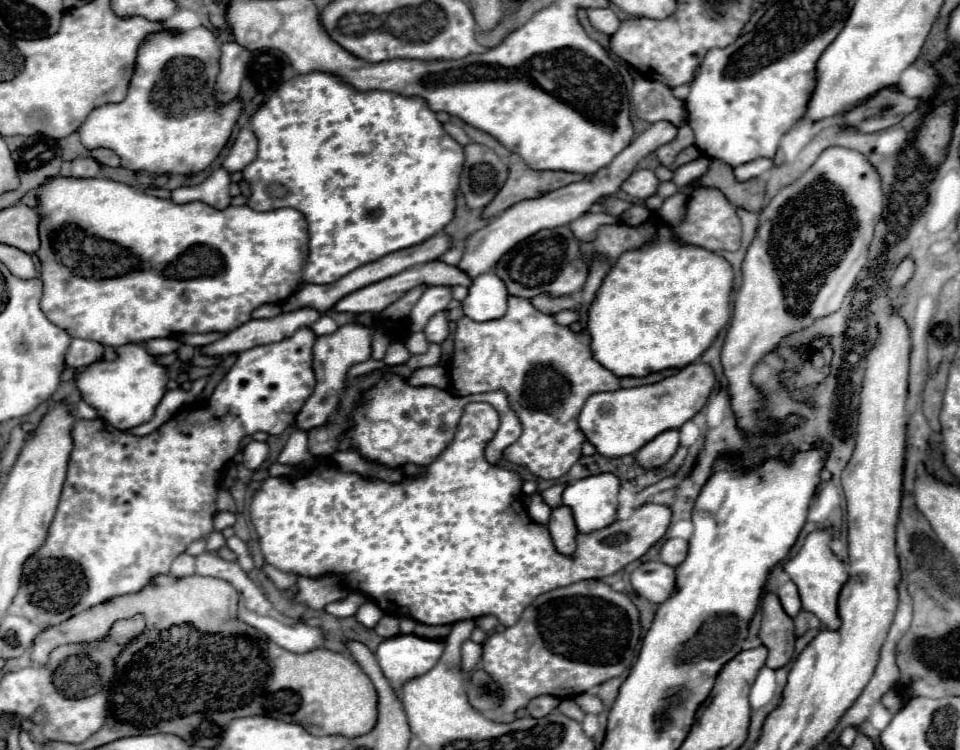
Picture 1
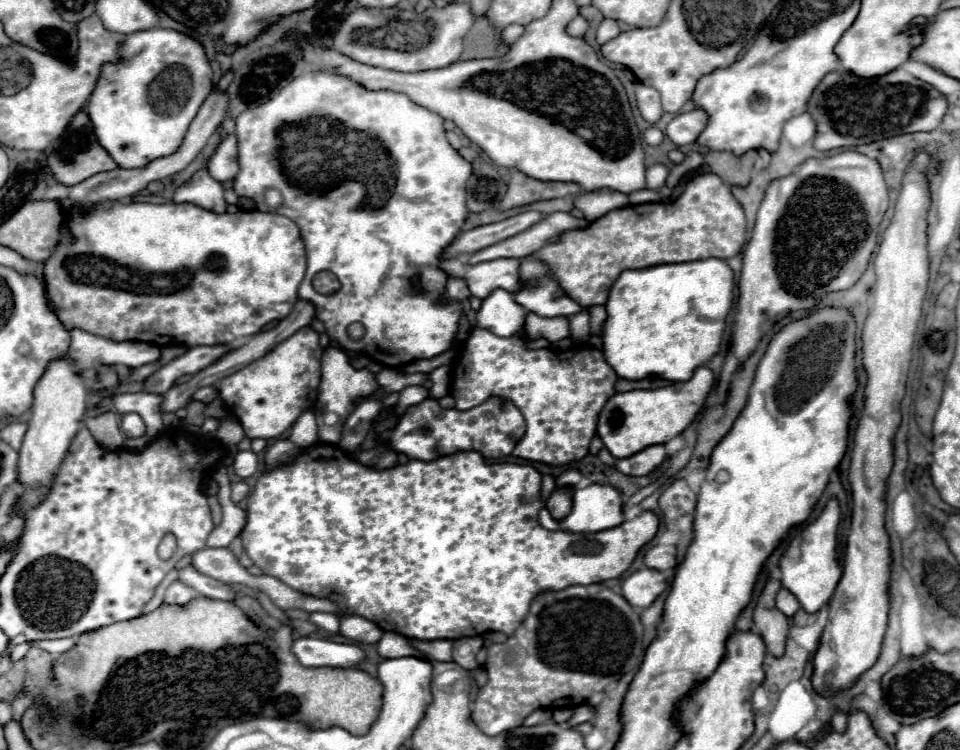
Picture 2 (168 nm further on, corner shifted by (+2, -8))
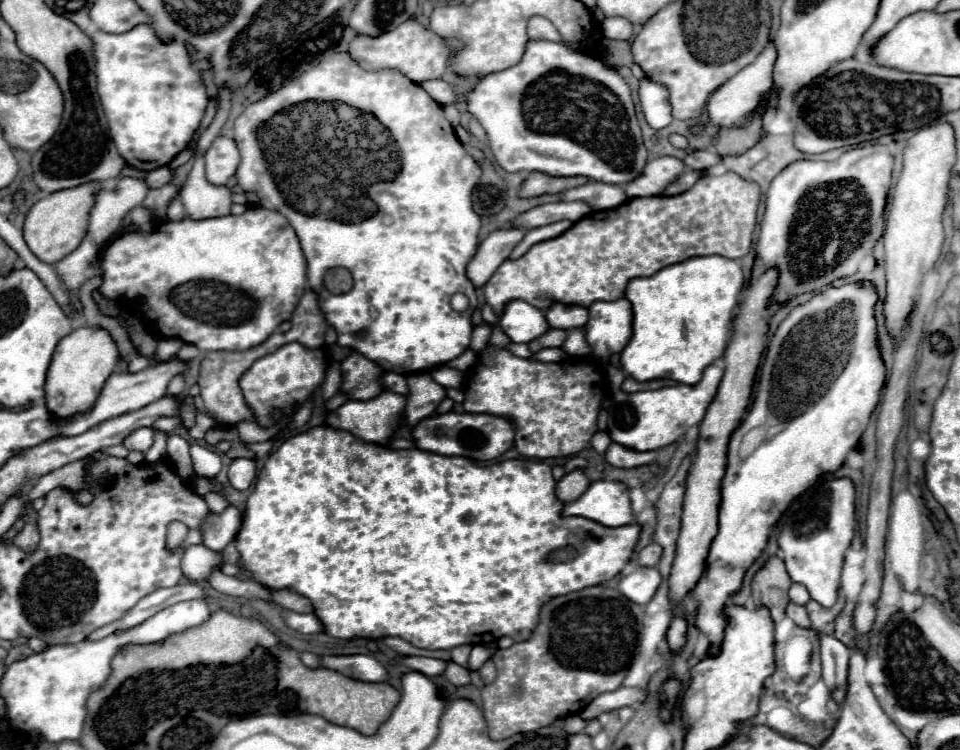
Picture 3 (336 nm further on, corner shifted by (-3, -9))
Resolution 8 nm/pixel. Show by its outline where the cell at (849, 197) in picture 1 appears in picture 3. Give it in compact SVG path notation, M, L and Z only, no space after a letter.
M873 144L873 146L865 146L865 148L853 148L845 154L841 154L841 158L837 158L835 162L823 162L823 160L799 160L789 164L785 170L781 170L775 180L769 186L767 192L767 208L763 214L763 222L761 222L761 232L759 232L759 240L757 240L757 266L759 270L777 266L779 268L779 290L787 290L791 296L795 296L797 292L819 292L825 286L829 286L833 280L843 278L843 276L851 276L857 272L857 266L861 262L861 258L867 254L867 250L871 250L875 246L875 242L879 240L879 236L883 234L883 210L885 210L885 200L887 200L887 192L891 186L891 172L893 172L893 156L887 150L887 146L881 144Z

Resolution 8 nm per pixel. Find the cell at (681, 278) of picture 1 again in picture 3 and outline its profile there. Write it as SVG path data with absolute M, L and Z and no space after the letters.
M697 256L665 266L653 276L633 278L625 298L633 306L633 338L621 352L623 370L639 380L671 378L681 384L697 384L703 370L723 356L739 292L743 288L739 262L725 256Z

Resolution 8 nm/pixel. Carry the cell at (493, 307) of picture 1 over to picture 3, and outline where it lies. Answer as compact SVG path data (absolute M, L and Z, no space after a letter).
M513 300L505 306L503 316L499 318L499 326L513 342L525 344L549 330L549 322L545 320L543 310L523 300Z

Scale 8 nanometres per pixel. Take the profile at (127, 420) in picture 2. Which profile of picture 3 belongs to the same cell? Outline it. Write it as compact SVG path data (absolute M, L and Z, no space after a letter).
M139 428L137 432L131 432L123 446L127 450L137 450L137 452L147 452L151 446L153 446L153 428Z

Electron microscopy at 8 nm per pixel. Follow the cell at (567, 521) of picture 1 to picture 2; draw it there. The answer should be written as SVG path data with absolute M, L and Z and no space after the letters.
M554 489L552 495L550 495L550 499L546 501L546 509L550 511L550 515L552 515L556 521L562 521L562 519L570 513L570 509L572 509L570 493L572 493L570 489L564 489L564 491Z

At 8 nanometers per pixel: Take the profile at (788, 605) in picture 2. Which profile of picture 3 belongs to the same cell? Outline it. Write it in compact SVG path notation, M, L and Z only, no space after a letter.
M793 584L791 588L789 588L789 598L791 598L791 602L795 602L795 604L807 604L809 602L809 592L807 592L807 588L803 586L803 584Z

